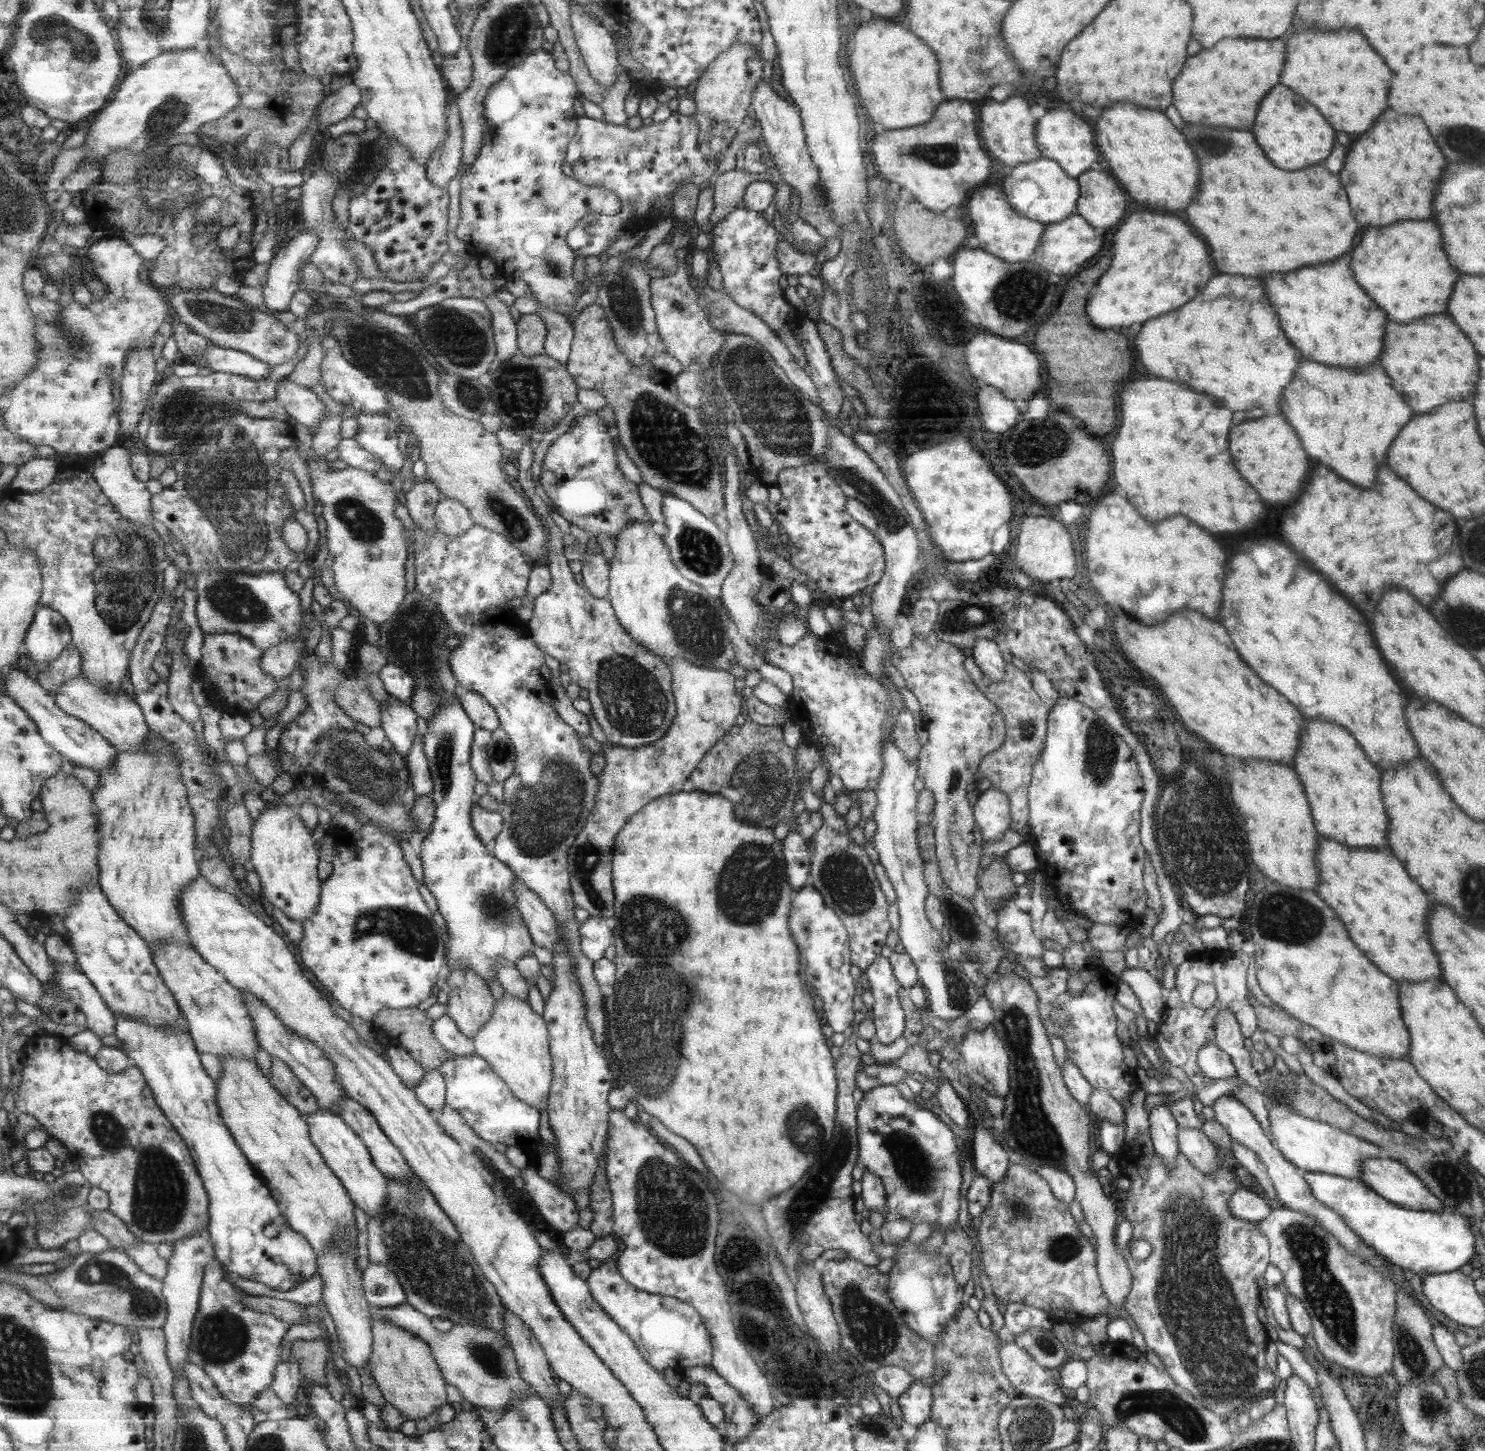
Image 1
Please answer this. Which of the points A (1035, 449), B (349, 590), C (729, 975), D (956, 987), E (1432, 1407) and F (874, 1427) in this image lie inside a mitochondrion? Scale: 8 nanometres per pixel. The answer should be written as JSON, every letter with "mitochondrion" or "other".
{"A":"mitochondrion","B":"other","C":"other","D":"mitochondrion","E":"mitochondrion","F":"mitochondrion"}

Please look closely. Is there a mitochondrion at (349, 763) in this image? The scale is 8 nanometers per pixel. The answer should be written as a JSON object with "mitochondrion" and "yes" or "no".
{"mitochondrion":"yes"}

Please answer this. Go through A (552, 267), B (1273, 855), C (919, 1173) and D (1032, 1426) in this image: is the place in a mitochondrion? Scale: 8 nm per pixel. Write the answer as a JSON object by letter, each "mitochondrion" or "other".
{"A":"mitochondrion","B":"other","C":"mitochondrion","D":"mitochondrion"}

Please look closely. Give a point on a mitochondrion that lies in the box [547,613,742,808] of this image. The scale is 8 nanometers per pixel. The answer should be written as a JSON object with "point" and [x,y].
{"point":[635,703]}

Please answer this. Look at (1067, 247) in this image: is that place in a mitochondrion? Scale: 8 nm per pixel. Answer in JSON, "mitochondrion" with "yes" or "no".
{"mitochondrion":"no"}

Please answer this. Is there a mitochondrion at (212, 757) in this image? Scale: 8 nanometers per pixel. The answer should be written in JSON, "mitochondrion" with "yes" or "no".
{"mitochondrion":"no"}

